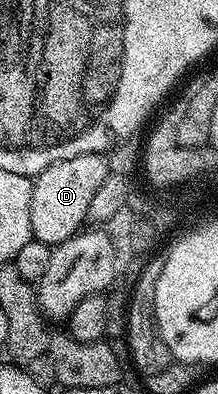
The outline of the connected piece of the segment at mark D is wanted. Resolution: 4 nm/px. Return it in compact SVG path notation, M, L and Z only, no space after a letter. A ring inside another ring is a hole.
M102 152L77 154L73 158L53 162L34 177L29 202L29 222L34 239L54 246L65 242L84 227L83 220L86 221L89 217L93 194L97 194L101 182L105 182L107 177L107 159Z

